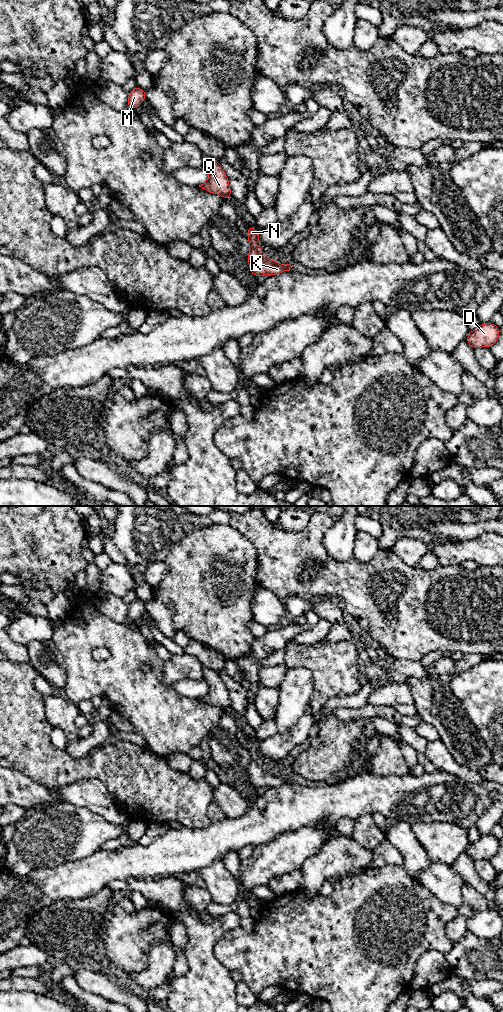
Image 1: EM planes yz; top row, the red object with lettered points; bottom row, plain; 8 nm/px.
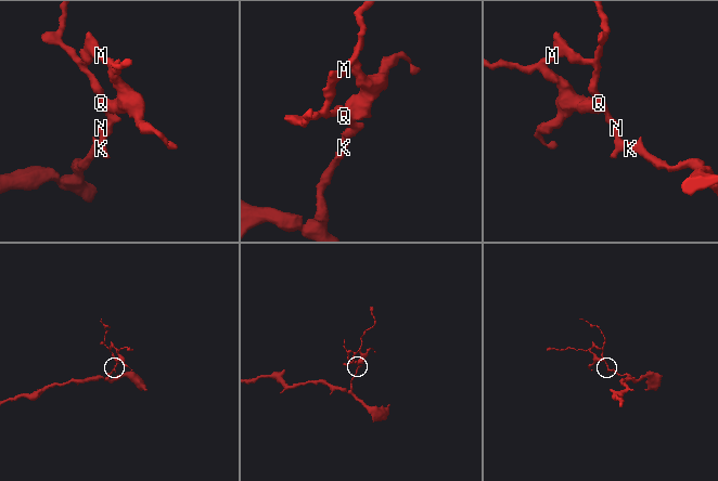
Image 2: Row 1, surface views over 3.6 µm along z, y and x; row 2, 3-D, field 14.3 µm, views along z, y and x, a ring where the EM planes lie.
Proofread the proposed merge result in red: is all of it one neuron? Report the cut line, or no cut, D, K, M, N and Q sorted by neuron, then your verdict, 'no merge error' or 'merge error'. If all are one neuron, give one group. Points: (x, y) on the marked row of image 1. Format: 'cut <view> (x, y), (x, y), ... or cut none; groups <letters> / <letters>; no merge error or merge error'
cut none; groups D K M N Q; no merge error

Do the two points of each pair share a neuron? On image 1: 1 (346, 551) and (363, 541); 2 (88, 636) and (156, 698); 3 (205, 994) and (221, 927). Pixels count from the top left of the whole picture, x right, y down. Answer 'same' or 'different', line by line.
1: different
2: same
3: same

